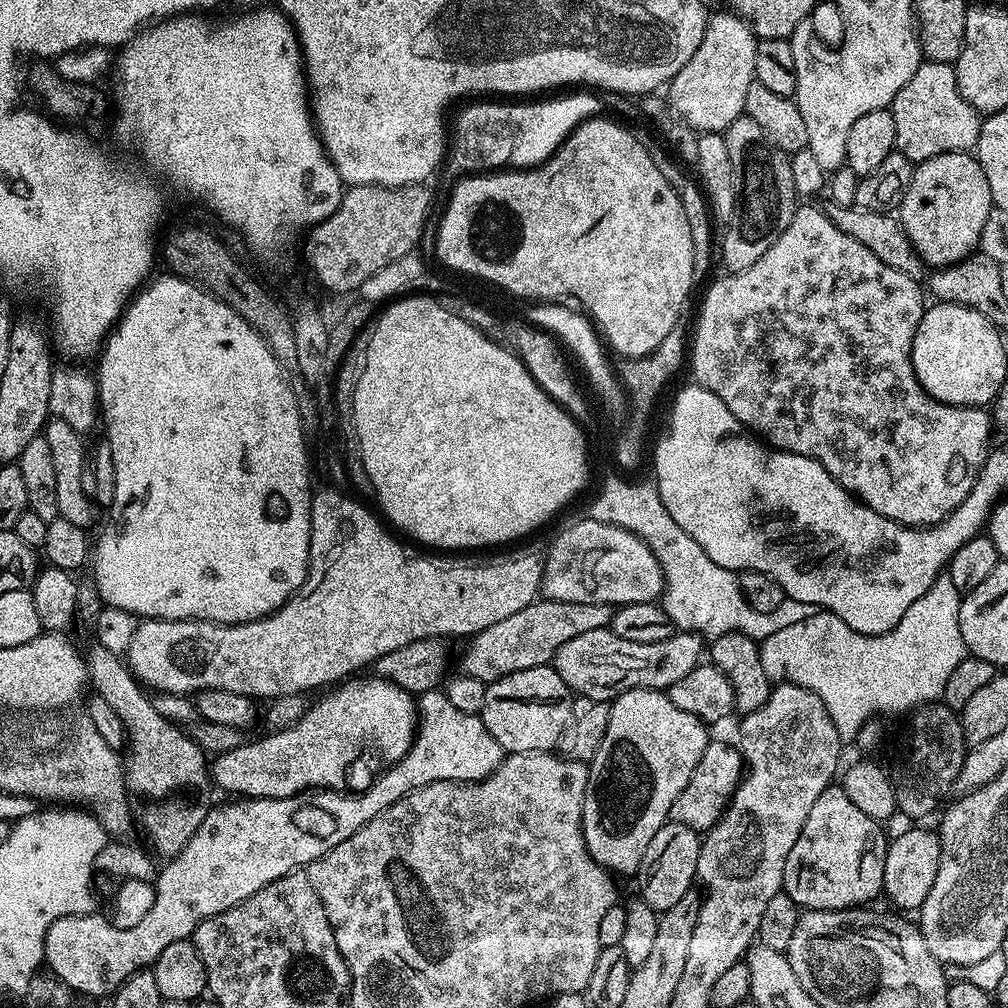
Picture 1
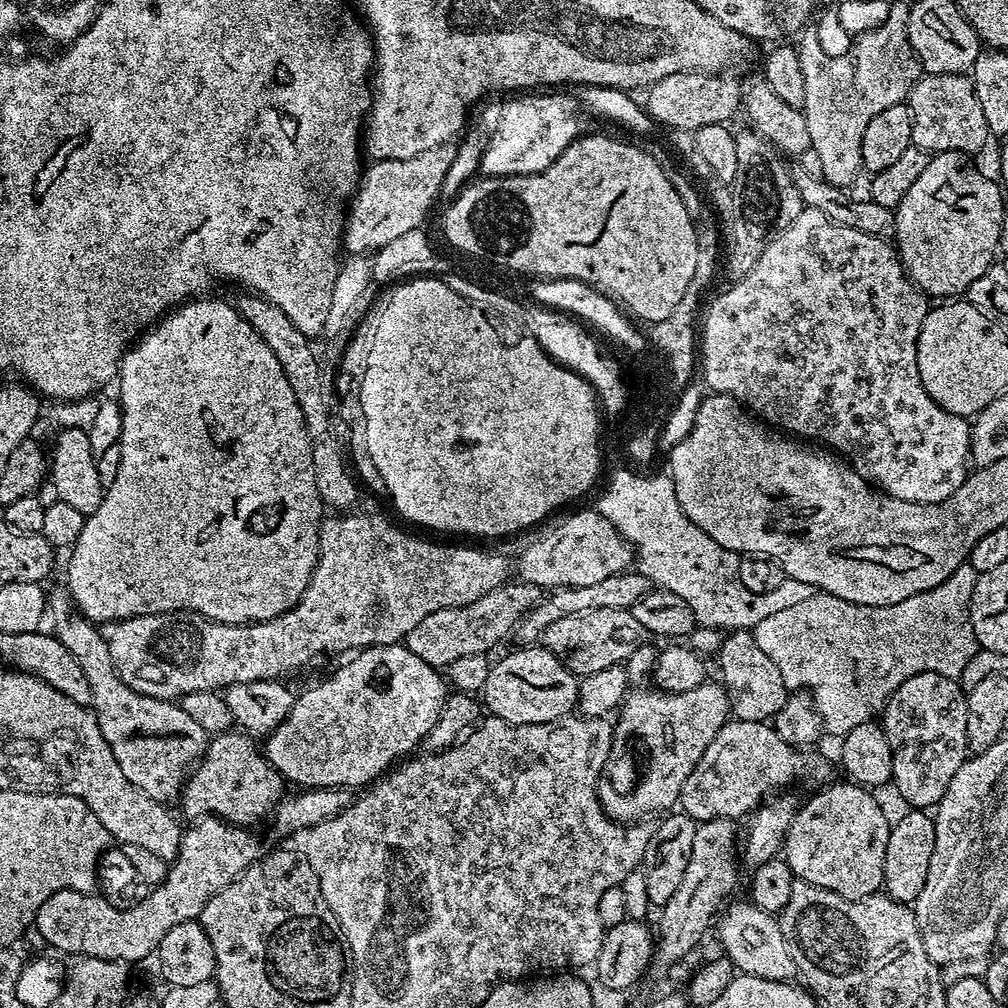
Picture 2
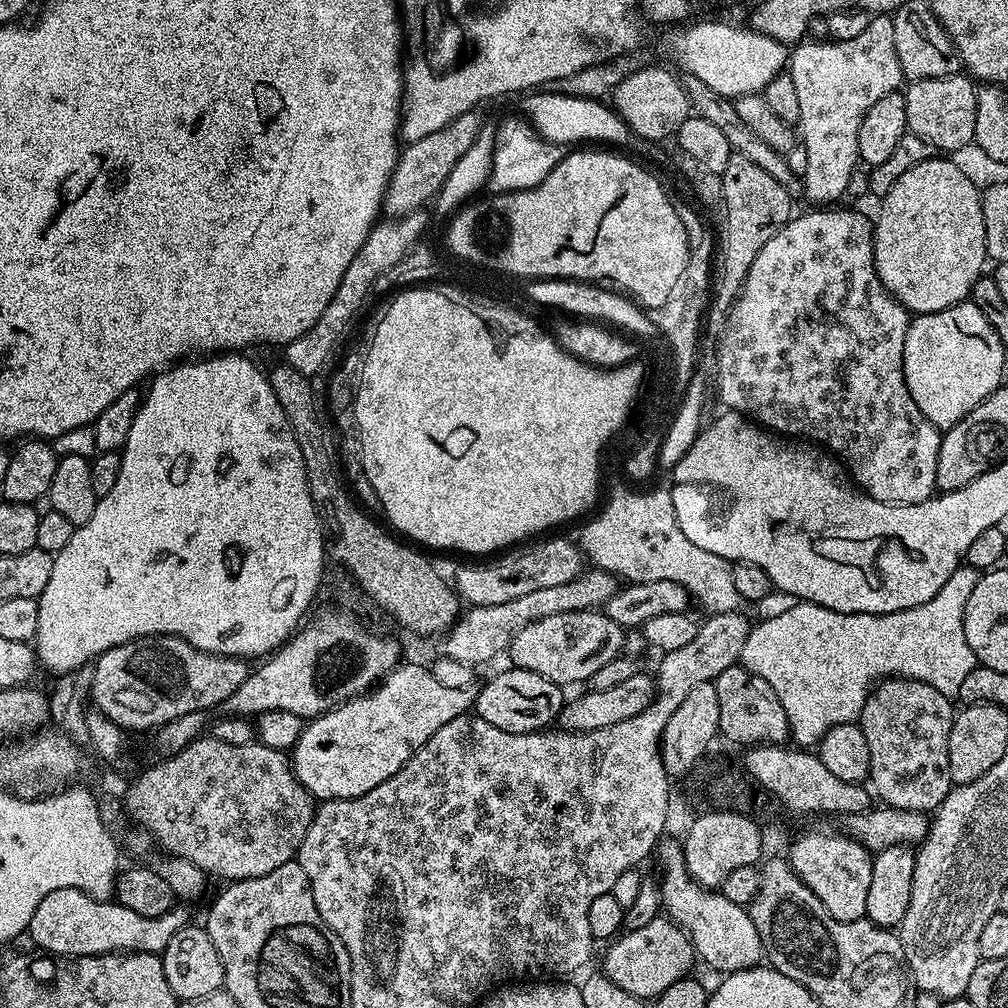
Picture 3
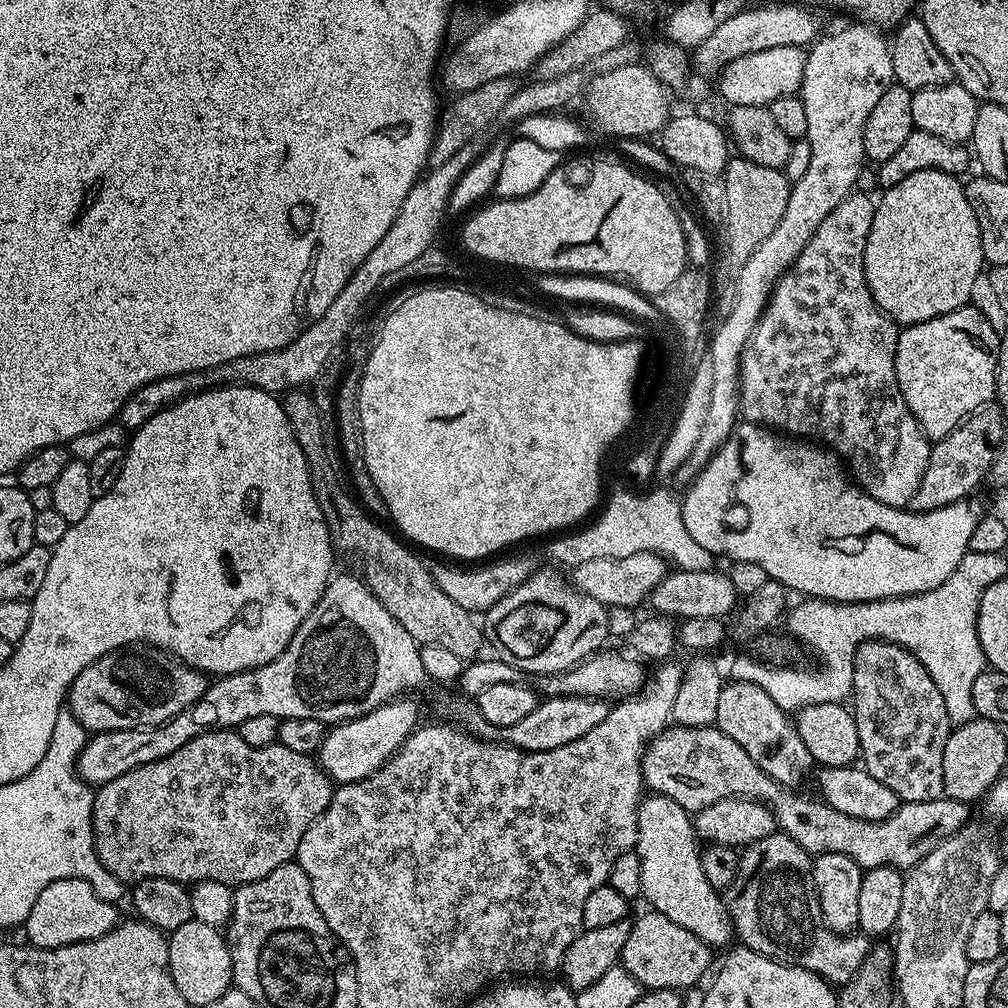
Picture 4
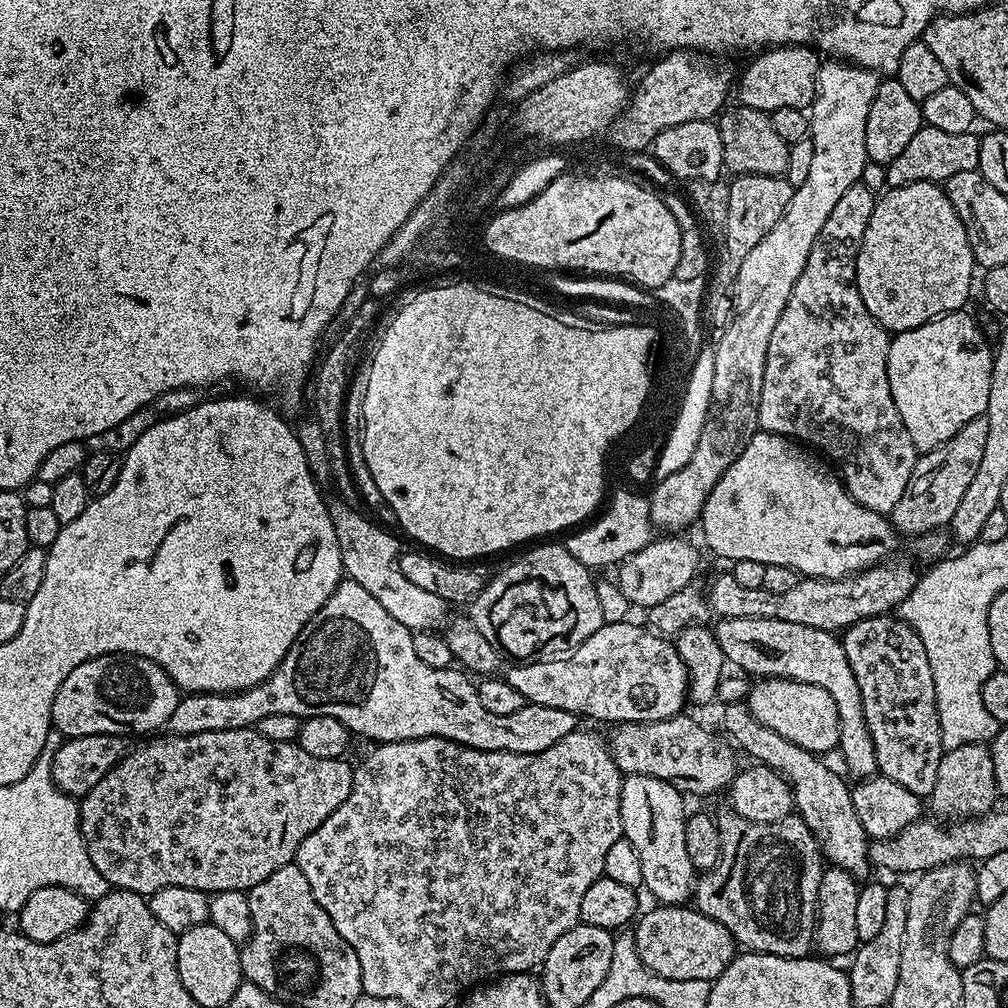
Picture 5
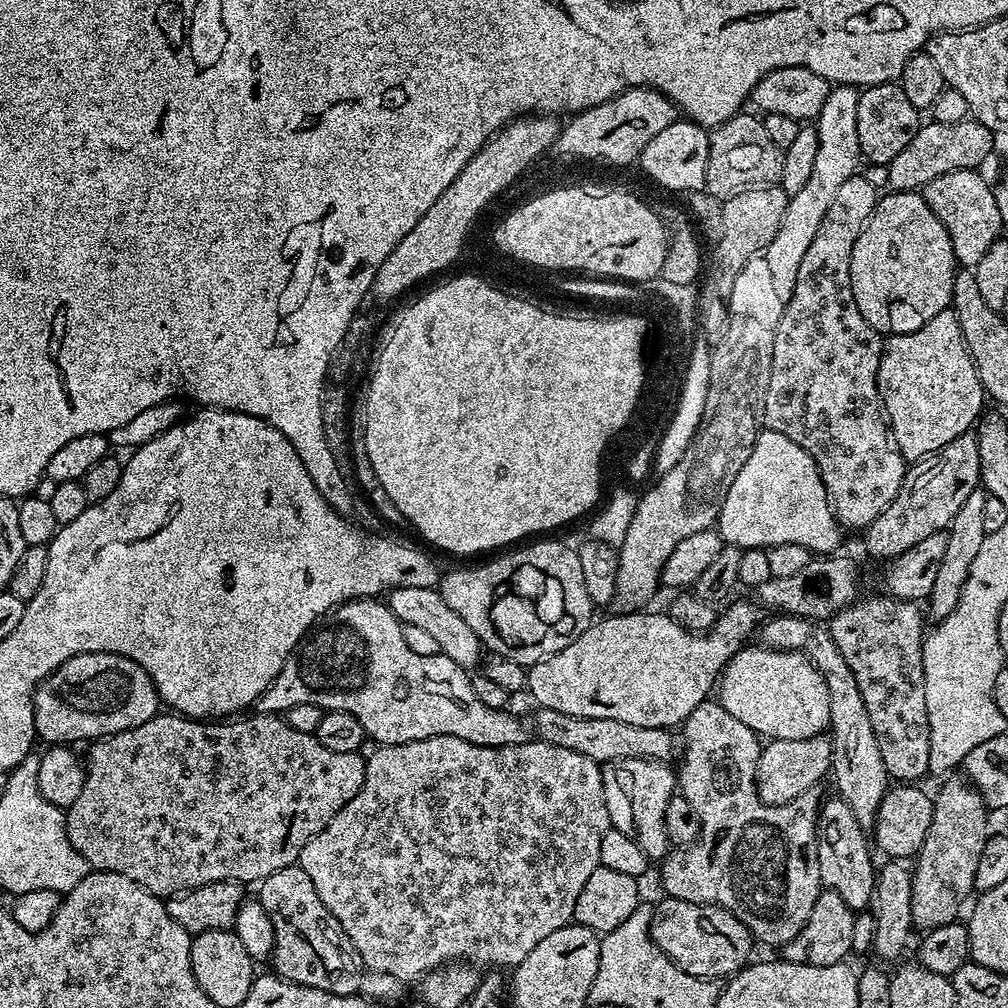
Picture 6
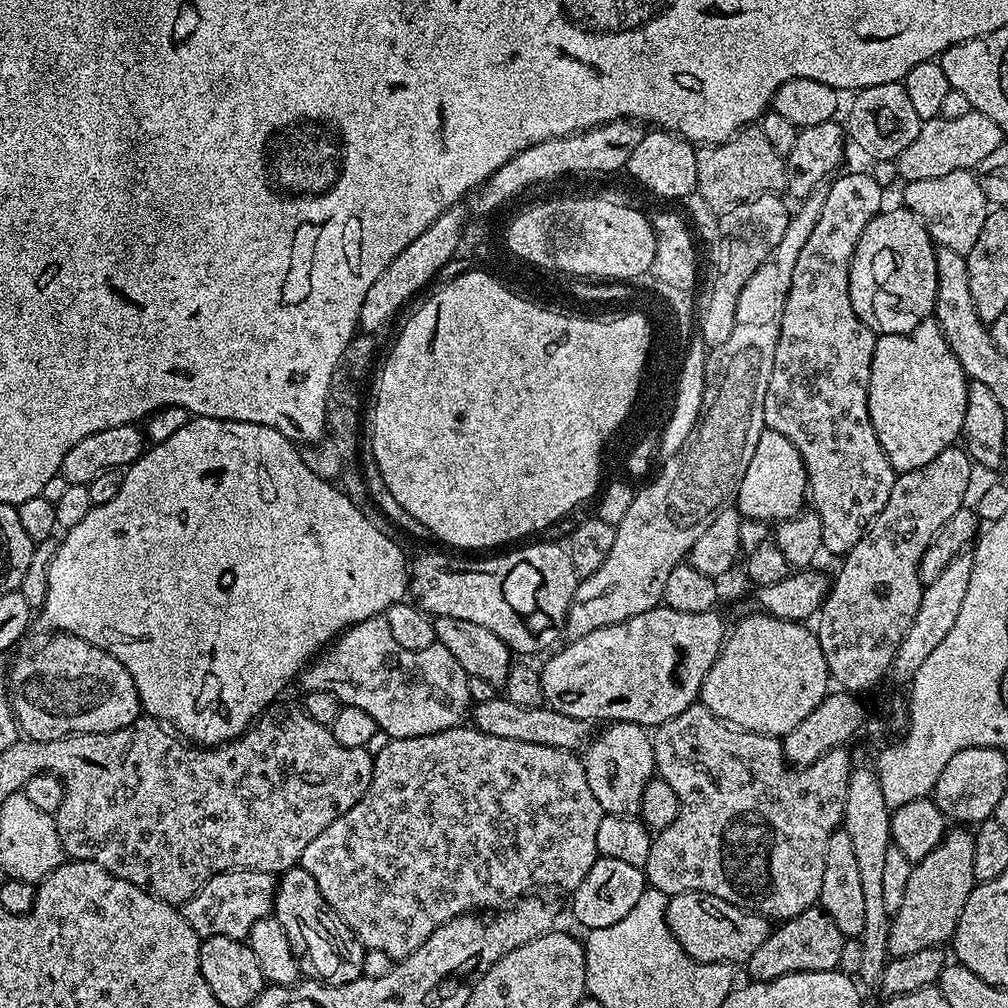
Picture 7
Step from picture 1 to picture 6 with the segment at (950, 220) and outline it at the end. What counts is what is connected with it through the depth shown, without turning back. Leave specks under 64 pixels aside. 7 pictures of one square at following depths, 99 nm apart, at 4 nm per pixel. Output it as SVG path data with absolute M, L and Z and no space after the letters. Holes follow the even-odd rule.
M919 191L884 195L877 199L876 211L854 242L850 286L862 318L873 330L901 336L918 330L934 314L949 311L958 265L946 226L938 222L938 214L930 210Z

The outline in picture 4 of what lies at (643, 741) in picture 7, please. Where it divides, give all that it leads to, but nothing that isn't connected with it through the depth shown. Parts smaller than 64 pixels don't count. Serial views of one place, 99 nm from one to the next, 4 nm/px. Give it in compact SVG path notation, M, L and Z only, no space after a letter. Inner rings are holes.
M659 794L645 795L638 810L638 838L634 850L642 862L640 896L648 899L647 907L651 911L666 914L670 922L686 926L686 930L698 934L698 938L702 938L713 949L719 950L723 944L734 940L732 920L728 917L725 901L721 893L712 888L710 882L706 882L696 826L685 808Z

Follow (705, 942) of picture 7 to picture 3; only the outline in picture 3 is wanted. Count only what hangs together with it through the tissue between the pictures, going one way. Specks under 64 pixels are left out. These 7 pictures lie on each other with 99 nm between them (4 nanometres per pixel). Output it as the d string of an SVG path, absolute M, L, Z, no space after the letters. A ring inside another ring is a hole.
M664 914L646 922L646 926L638 926L638 930L617 935L607 948L603 975L608 976L614 986L622 986L622 990L634 994L641 1002L651 1001L674 982L685 979L691 973L688 971L691 970L692 963L697 963L698 960L696 948L688 933Z

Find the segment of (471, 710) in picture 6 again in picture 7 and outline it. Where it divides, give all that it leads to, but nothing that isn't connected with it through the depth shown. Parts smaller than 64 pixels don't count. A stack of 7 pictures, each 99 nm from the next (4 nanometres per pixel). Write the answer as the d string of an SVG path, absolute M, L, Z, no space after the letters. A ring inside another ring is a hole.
M383 615L371 616L358 622L353 628L346 628L331 644L327 645L305 667L302 673L304 692L310 690L326 690L338 697L341 705L358 706L358 710L366 710L370 718L374 718L377 729L385 732L385 737L401 740L441 732L465 723L470 712L470 701L466 682L468 673L458 666L458 658L446 650L446 646L435 643L426 646L426 650L406 650L406 646L398 646L394 634L390 634L390 626L386 626Z

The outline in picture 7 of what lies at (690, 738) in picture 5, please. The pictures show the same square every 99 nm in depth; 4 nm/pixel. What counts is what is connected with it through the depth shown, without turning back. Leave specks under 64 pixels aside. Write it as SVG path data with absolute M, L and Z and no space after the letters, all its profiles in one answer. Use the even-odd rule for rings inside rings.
M503 694L490 698L490 702L473 703L470 708L470 720L479 732L484 732L487 736L511 738L513 742L534 742L534 746L554 746L563 752L583 749L594 732L593 721L570 718L570 714L562 714L547 706L518 706L518 702L510 702Z

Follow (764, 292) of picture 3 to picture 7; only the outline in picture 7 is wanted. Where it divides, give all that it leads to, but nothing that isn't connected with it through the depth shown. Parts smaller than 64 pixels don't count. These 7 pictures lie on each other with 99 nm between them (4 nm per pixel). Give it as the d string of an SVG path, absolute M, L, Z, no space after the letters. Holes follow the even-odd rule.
M868 170L839 176L827 185L822 212L818 214L806 244L798 250L798 262L794 262L794 278L790 278L786 306L782 310L780 333L774 350L774 370L770 370L770 386L766 386L764 403L765 429L782 434L782 438L789 440L802 458L808 475L810 504L822 522L823 551L835 558L843 557L860 541L882 506L886 506L886 498L890 498L890 490L894 490L898 475L878 442L878 434L868 413L870 366L878 336L854 314L848 285L858 238L862 238L862 230L866 230L866 222L874 219L885 207L886 189L878 185Z

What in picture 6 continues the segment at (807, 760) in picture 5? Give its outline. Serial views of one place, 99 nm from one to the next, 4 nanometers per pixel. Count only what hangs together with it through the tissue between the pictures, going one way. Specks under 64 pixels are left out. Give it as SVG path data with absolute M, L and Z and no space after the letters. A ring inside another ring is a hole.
M833 798L821 803L820 814L816 817L816 830L821 885L829 892L842 894L842 902L846 902L853 912L865 911L874 899L878 871L877 865L872 865L873 849L869 837L868 840L864 837L867 836L865 829L858 826L858 818L854 818L853 811L844 800Z

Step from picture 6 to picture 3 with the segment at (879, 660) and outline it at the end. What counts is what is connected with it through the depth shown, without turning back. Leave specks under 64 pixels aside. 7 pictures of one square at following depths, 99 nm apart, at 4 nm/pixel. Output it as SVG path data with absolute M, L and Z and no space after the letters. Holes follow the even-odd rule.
M907 678L882 680L869 692L858 717L862 734L866 734L866 746L870 746L868 774L871 791L875 795L877 792L884 799L881 801L889 808L918 810L925 814L935 813L954 787L950 778L950 754L948 753L954 715L953 701L938 690L934 690L934 686L921 680Z

